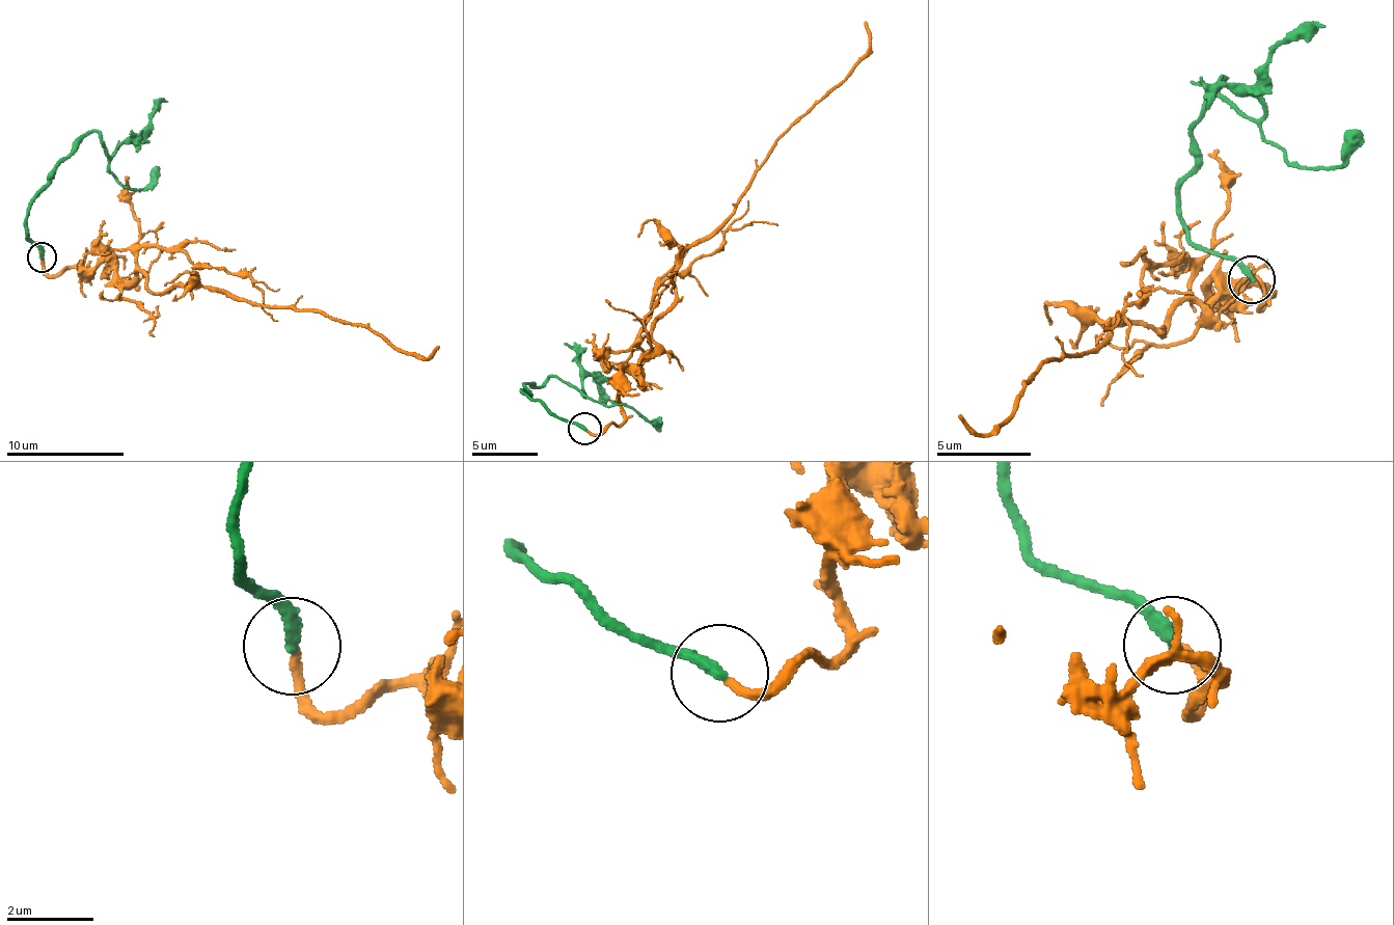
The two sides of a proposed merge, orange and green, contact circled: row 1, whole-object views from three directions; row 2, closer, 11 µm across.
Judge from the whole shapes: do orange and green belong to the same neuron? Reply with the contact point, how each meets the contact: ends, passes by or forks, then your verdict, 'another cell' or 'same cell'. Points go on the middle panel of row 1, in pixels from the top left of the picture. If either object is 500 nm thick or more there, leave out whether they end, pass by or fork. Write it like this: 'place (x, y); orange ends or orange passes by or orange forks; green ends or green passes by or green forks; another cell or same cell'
place (584, 429); orange ends; green ends; same cell

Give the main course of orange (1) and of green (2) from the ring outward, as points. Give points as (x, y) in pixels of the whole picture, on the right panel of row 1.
1: (1255, 280), (1261, 308), (1269, 289), (1212, 283), (1163, 333), (1113, 323), (1040, 361), (990, 433), (959, 413)
2: (1251, 280), (1192, 239), (1181, 201), (1193, 129), (1225, 77), (1222, 100), (1286, 160), (1339, 164), (1364, 131)

